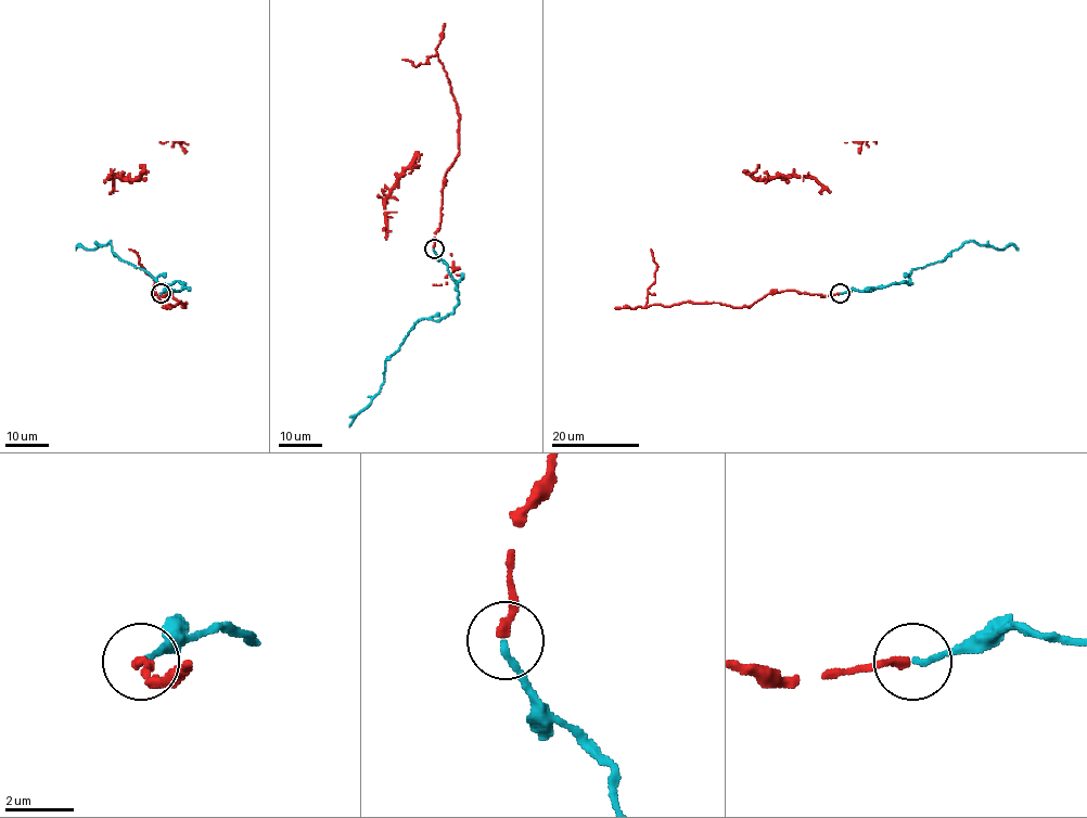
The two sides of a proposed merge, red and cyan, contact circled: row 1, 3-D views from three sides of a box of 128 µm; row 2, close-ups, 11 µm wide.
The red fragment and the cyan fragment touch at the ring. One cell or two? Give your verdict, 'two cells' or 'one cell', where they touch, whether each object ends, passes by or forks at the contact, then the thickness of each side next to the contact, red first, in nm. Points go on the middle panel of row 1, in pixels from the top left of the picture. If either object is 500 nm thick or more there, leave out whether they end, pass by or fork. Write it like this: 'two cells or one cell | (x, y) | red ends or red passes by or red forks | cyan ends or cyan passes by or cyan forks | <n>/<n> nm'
one cell | (434, 248) | red ends | cyan ends | 240/170 nm

